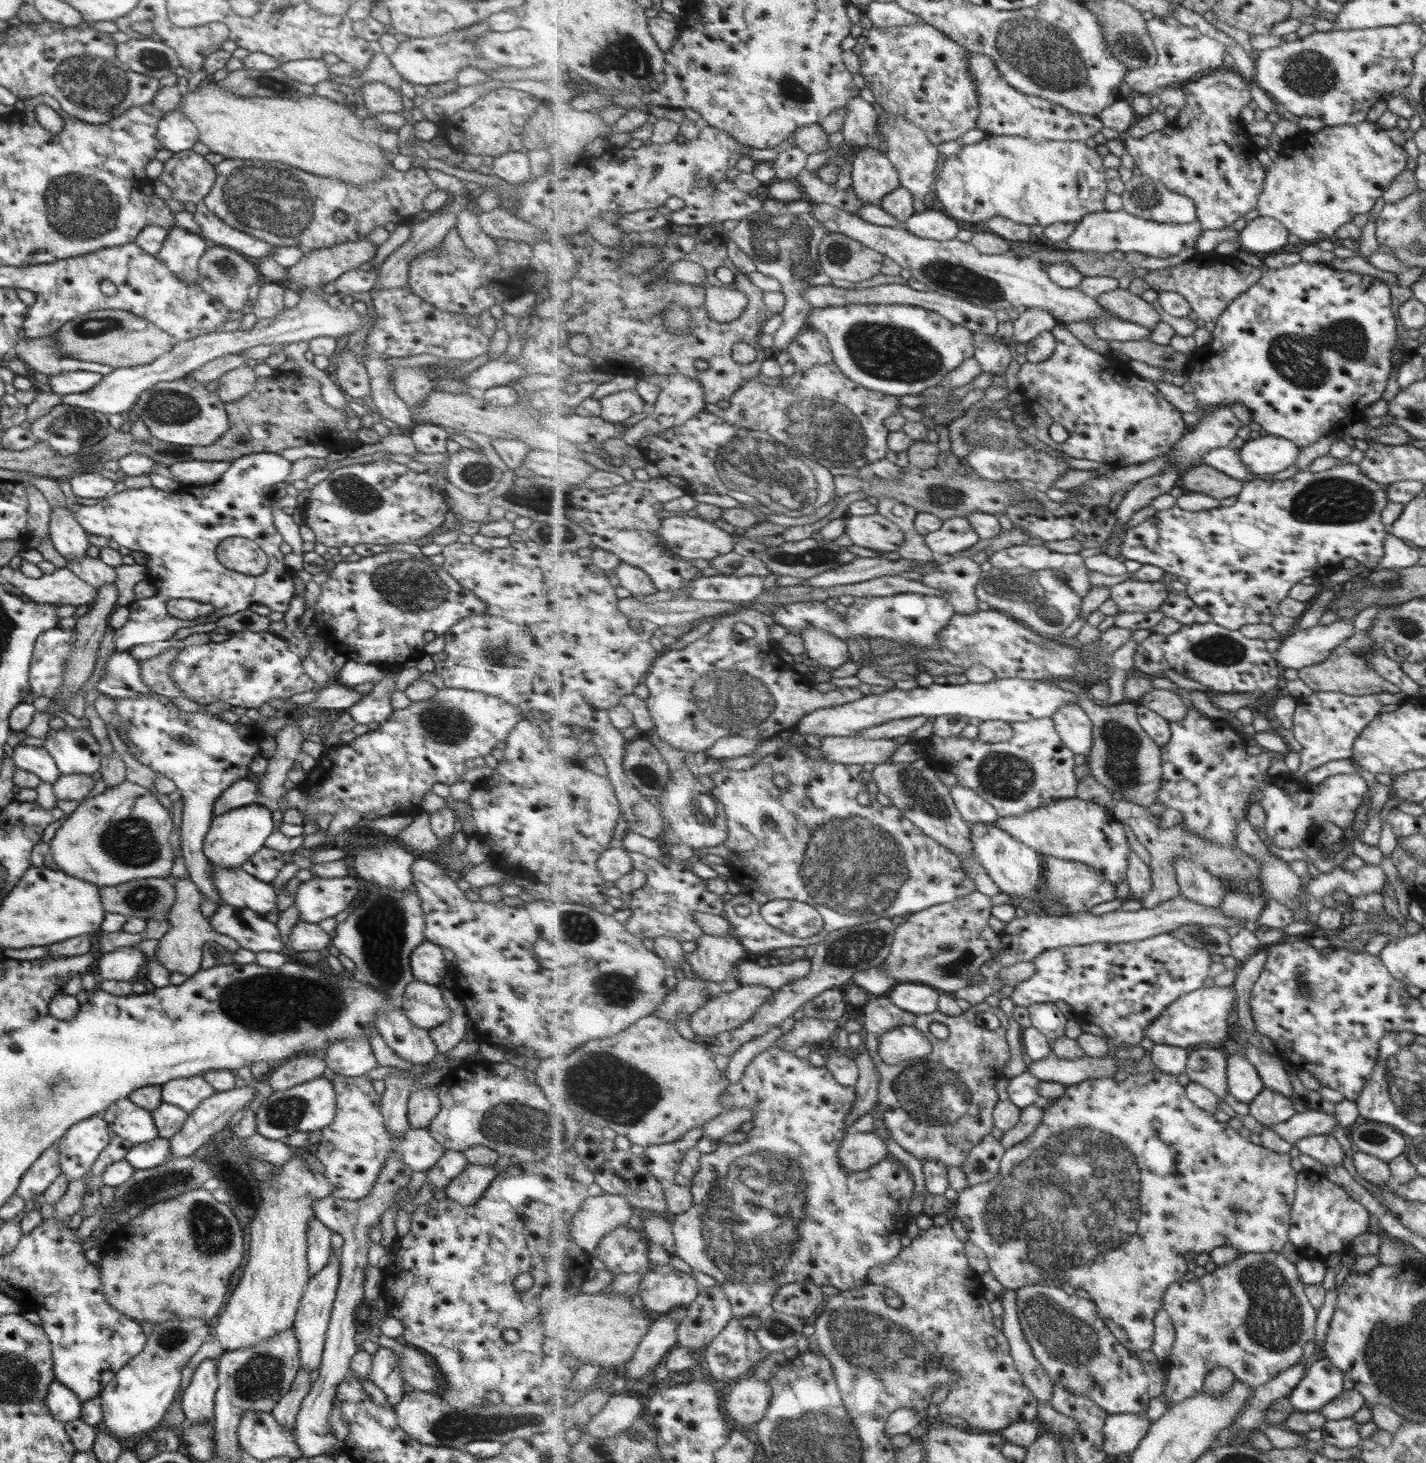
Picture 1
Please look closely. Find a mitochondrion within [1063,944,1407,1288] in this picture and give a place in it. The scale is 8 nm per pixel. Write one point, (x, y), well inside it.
(1305, 988)

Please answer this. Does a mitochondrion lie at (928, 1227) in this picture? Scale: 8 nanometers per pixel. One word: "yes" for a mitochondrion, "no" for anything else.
no

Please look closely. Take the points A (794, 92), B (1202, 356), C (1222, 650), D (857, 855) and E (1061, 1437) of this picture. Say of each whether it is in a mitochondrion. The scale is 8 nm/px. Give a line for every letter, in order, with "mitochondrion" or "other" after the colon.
A: mitochondrion
B: other
C: mitochondrion
D: mitochondrion
E: other

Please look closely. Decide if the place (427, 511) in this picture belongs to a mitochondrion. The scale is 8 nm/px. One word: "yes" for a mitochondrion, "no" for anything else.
no

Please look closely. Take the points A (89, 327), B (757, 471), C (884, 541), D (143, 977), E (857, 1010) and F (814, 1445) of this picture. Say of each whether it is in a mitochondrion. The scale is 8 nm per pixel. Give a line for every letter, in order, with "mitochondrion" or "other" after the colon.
A: mitochondrion
B: mitochondrion
C: other
D: other
E: other
F: mitochondrion

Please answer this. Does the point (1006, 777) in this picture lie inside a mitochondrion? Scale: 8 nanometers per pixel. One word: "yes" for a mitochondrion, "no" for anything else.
yes

